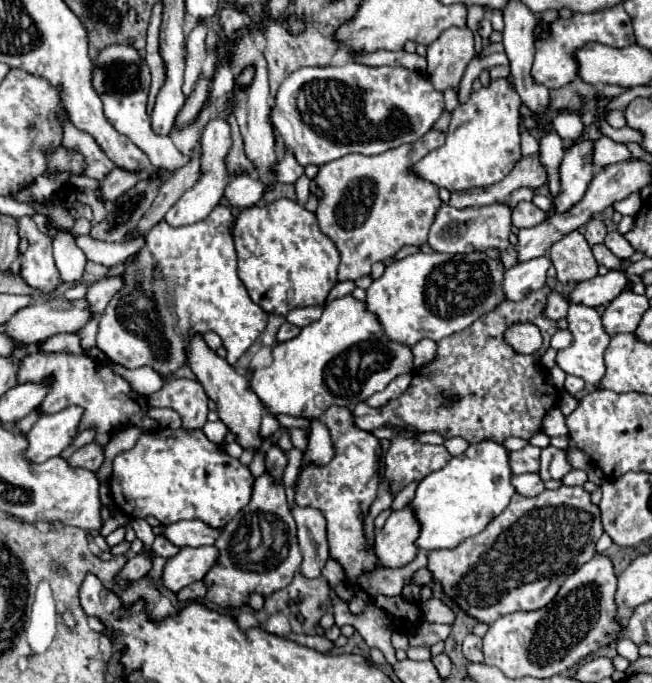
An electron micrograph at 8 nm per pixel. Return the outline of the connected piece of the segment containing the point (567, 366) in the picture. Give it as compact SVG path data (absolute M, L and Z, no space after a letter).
M571 304L567 320L569 320L569 330L573 334L573 344L565 350L559 350L557 366L567 374L579 376L585 382L589 382L593 386L599 386L599 380L605 376L603 352L607 350L607 344L611 342L611 336L607 336L607 332L603 332L599 312L595 308L587 308L585 304Z

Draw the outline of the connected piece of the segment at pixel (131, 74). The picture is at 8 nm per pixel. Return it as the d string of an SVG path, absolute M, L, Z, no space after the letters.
M107 46L99 52L99 58L93 66L93 86L103 100L107 120L121 132L127 134L147 156L149 160L161 168L175 172L187 164L191 158L175 148L169 136L159 136L151 130L151 118L147 114L147 92L149 92L149 68L141 54L133 46Z

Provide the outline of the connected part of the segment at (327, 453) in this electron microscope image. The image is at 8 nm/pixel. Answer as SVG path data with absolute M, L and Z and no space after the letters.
M313 420L311 422L311 434L309 434L309 446L305 450L305 458L303 458L303 464L309 464L309 462L329 462L333 458L333 444L331 444L331 438L329 438L329 432L325 428L325 424L321 424L319 420Z

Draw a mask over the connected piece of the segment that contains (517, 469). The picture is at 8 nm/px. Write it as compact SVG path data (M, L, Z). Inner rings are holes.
M525 446L523 450L511 452L509 462L511 462L513 474L539 472L539 454L541 454L541 448L535 448L535 446Z

